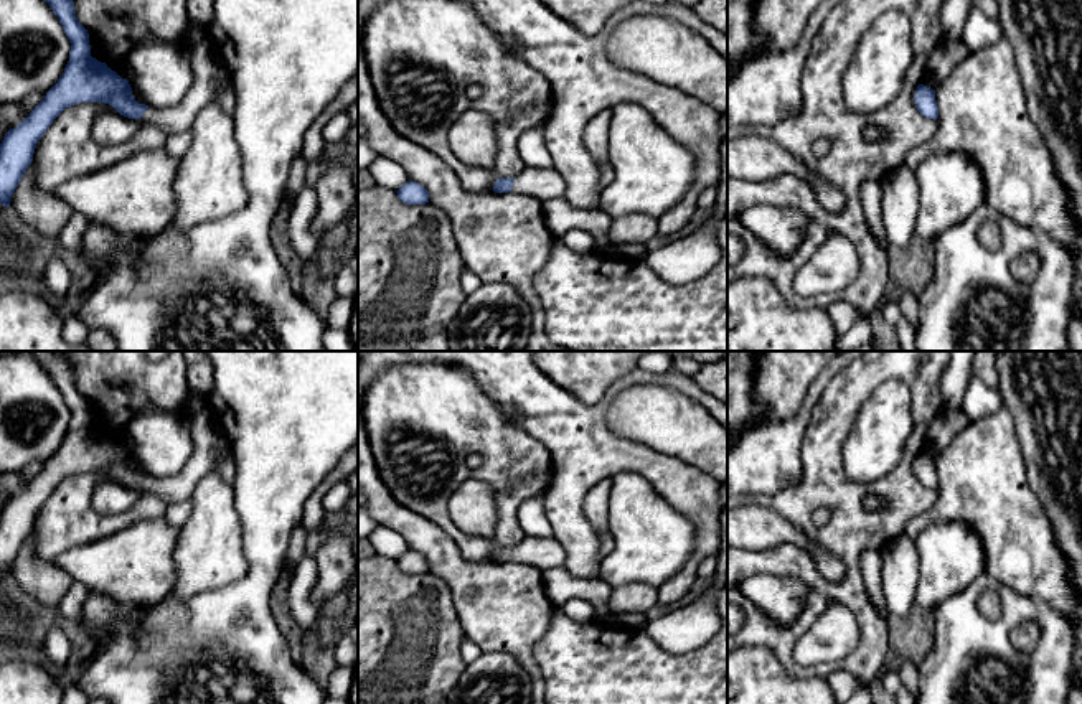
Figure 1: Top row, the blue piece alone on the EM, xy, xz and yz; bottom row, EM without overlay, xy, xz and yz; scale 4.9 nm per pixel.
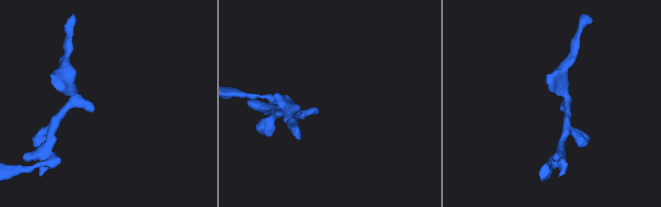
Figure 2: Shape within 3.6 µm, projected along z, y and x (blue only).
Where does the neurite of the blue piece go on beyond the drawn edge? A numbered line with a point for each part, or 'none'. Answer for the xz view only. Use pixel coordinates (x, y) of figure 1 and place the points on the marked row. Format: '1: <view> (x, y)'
1: xz (545, 183)

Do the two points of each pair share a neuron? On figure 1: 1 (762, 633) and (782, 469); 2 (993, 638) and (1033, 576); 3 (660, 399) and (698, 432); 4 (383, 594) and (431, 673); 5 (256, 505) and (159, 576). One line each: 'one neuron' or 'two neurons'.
1: two neurons
2: two neurons
3: one neuron
4: one neuron
5: two neurons

